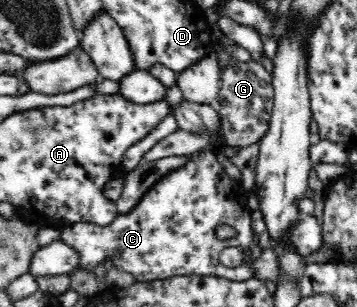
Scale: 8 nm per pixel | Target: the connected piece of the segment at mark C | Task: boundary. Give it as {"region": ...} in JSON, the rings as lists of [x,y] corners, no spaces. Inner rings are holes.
{"region":[[[212,148],[193,153],[186,166],[162,176],[132,212],[119,214],[108,226],[76,222],[61,227],[60,241],[72,247],[77,257],[76,265],[68,272],[69,277],[79,268],[94,272],[109,257],[114,259],[114,266],[124,269],[140,282],[196,275],[238,282],[254,277],[250,246],[256,244],[256,235],[251,224],[253,210],[248,207],[245,197],[246,183],[232,179],[216,154]],[[219,225],[234,228],[236,236],[220,240],[215,230]],[[232,247],[242,249],[248,259],[238,268],[220,263],[220,254]]]}

